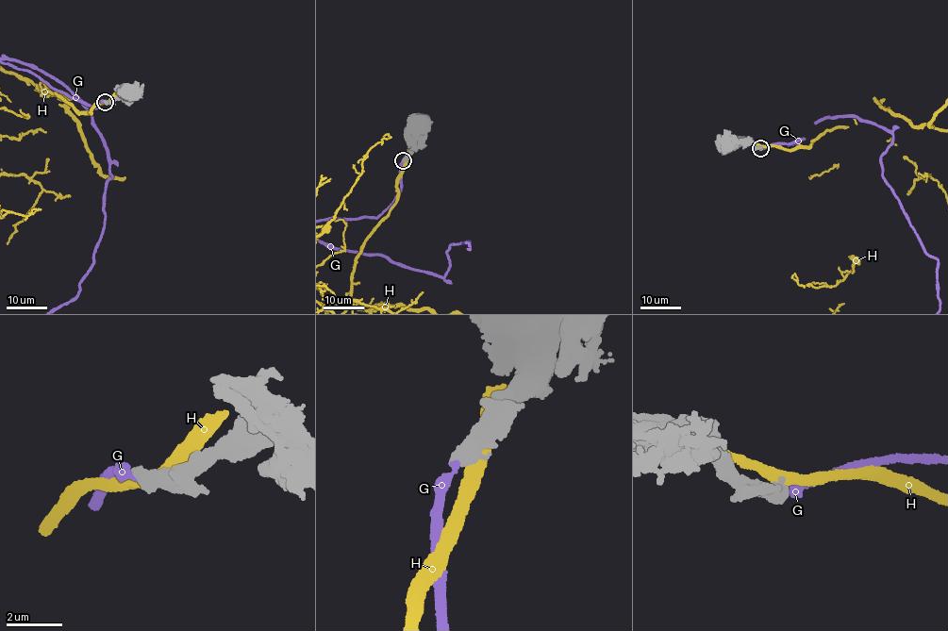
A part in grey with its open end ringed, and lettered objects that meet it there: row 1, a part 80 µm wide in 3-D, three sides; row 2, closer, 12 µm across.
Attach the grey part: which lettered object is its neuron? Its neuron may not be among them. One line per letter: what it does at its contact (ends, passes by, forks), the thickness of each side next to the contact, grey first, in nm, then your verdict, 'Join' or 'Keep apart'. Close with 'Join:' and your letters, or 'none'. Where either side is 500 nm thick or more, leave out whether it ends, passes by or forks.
G: Thickness 600 nm (grey) against 280 nm. Join
H: Thickness 700 nm (grey) against 400 nm. Keep apart
Join: G

